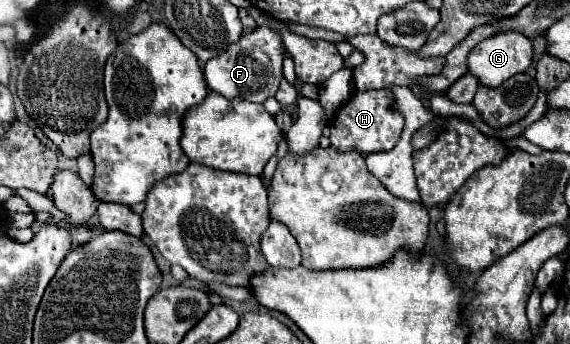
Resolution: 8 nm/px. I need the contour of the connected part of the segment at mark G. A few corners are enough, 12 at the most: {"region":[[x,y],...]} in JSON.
{"region":[[506,31],[480,41],[468,71],[500,87],[532,63],[532,41]]}

